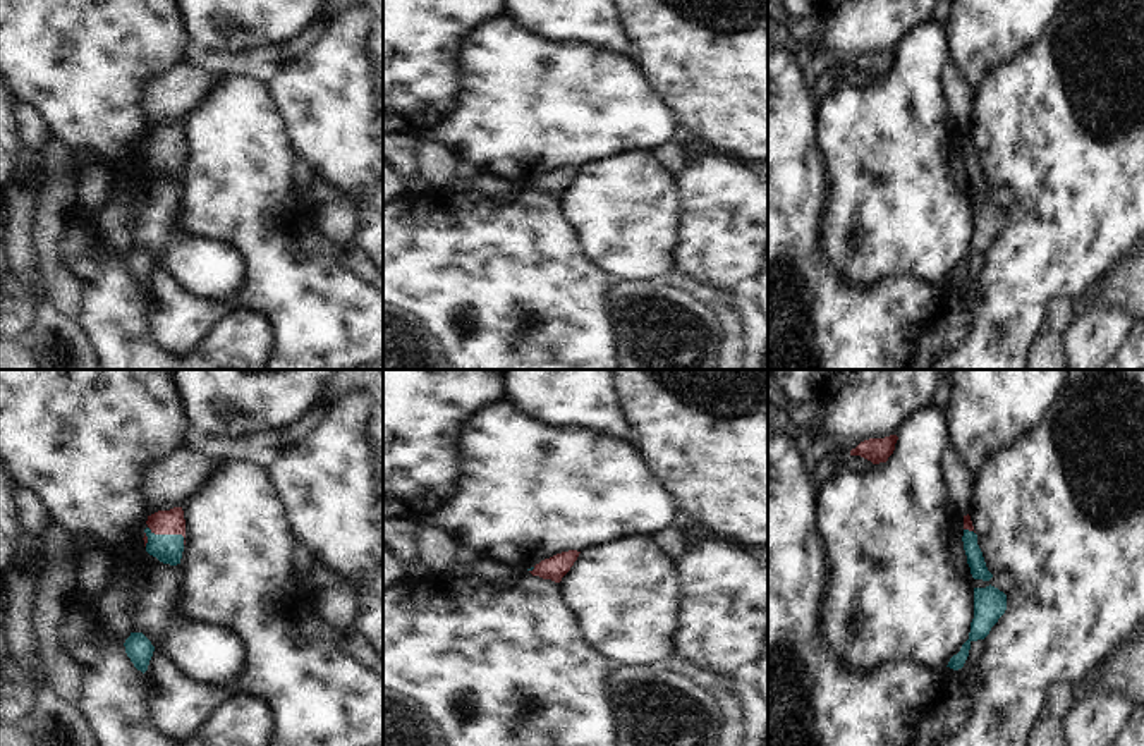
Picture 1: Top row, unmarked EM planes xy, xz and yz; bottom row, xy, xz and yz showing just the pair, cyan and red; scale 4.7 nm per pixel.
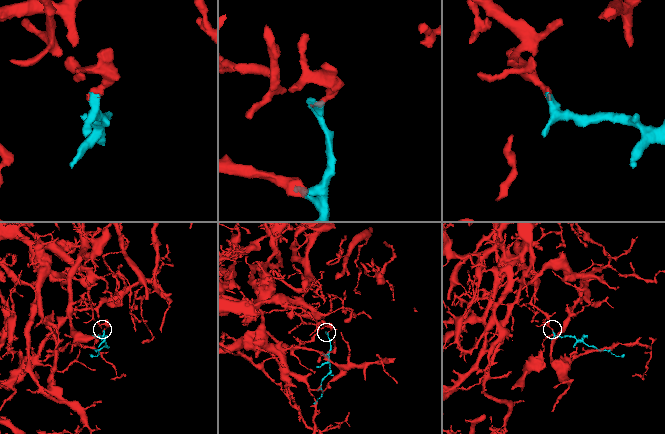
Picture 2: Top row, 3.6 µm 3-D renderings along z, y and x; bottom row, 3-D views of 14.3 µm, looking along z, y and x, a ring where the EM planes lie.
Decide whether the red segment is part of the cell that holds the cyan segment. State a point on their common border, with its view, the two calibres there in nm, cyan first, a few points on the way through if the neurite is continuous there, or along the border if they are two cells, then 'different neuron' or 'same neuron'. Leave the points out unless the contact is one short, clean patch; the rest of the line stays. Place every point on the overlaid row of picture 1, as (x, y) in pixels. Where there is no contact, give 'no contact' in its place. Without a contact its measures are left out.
meets cyan in xy at (167, 535); 140 nm thick on the cyan side, 120 nm on the other; runs through xy (167, 549), (167, 535), (172, 521); same neuron

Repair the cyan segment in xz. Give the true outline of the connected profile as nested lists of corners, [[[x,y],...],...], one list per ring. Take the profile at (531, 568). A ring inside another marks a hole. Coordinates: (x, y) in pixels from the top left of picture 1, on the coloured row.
[[[569,550],[557,553],[550,559],[541,560],[534,567],[527,569],[532,576],[539,576],[543,579],[551,579],[555,583],[560,583],[562,578],[570,571],[574,562],[577,560],[581,552]]]

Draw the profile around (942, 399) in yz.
[[[945,375],[940,380],[936,394],[933,397],[933,407],[938,407],[938,409],[941,409],[945,413],[948,409],[948,406],[950,406],[950,401],[952,401],[952,395],[950,395],[950,376]]]

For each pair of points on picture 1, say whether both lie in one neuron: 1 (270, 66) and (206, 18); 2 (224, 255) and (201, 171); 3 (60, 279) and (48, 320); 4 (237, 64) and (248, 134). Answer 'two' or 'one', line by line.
1: two
2: two
3: two
4: two

